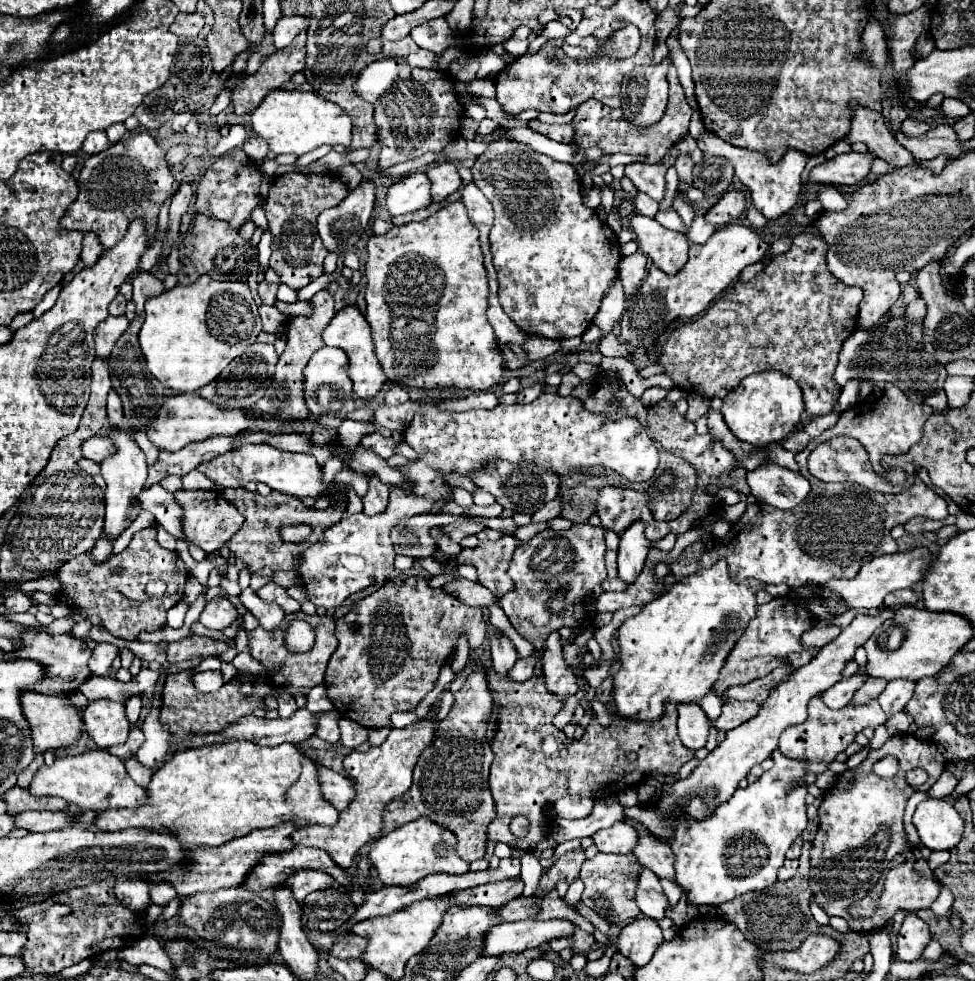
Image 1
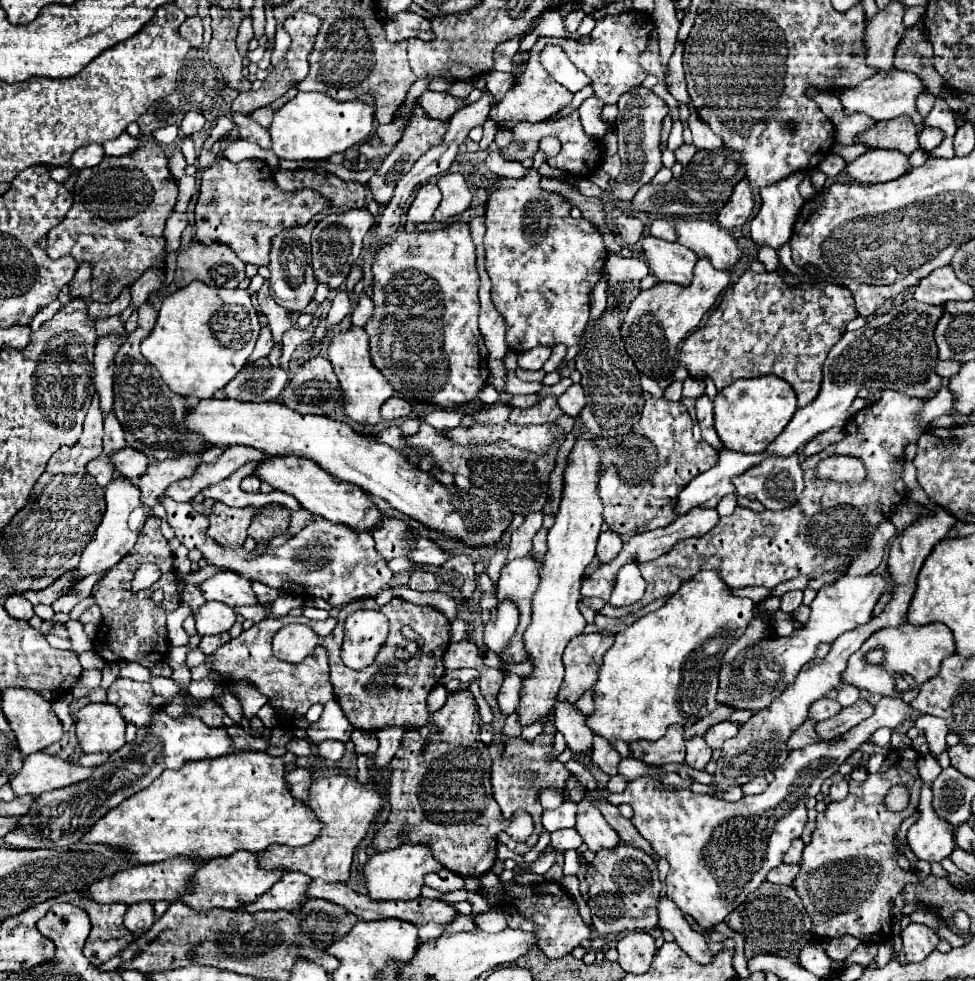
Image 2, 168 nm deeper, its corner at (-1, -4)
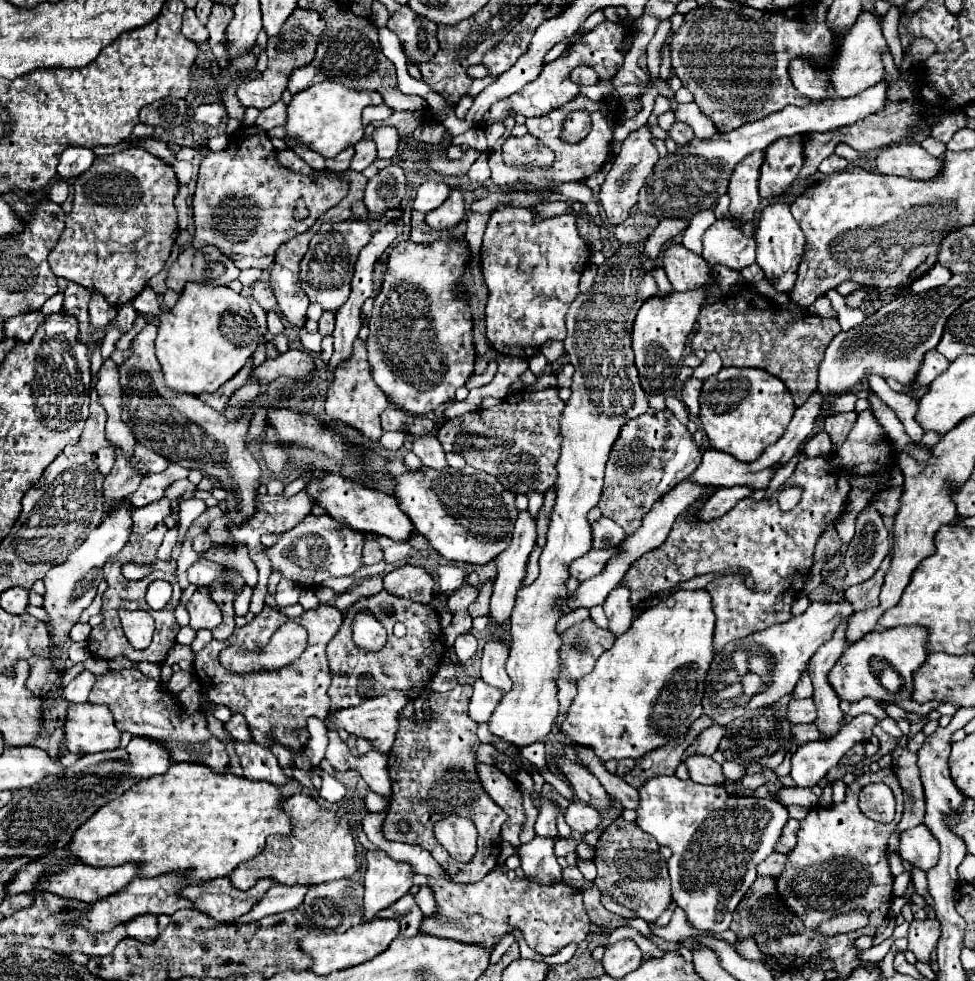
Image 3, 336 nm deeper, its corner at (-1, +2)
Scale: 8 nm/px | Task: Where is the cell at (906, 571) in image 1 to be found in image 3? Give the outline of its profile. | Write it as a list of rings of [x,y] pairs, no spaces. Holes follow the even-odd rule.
[[[846,600],[840,604],[814,602],[804,614],[794,616],[788,622],[774,624],[762,632],[746,636],[744,640],[730,642],[722,652],[714,654],[710,672],[706,674],[706,694],[702,698],[704,716],[710,716],[714,724],[726,726],[734,718],[744,716],[744,710],[770,706],[790,694],[806,672],[808,660],[814,652],[828,642],[834,628],[852,614],[854,610]]]

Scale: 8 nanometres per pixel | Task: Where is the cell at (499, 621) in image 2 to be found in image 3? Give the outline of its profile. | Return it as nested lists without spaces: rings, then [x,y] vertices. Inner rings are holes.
[[[524,510],[518,514],[510,546],[500,556],[496,556],[496,560],[494,560],[498,566],[498,574],[496,574],[494,592],[490,598],[490,618],[496,626],[500,626],[500,624],[504,626],[510,620],[510,612],[514,608],[514,598],[516,598],[516,592],[520,590],[520,584],[526,576],[526,562],[528,562],[528,556],[534,550],[534,546],[536,546],[536,518],[528,510]]]

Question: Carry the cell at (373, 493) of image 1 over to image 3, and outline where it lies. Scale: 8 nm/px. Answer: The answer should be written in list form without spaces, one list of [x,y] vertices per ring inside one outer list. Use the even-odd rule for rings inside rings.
[[[372,536],[366,538],[364,550],[362,550],[362,560],[364,560],[364,564],[376,564],[376,562],[382,560],[382,550]]]

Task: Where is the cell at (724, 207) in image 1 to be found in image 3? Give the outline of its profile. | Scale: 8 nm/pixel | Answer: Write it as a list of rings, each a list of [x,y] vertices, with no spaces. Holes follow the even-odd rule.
[[[752,152],[734,168],[728,184],[730,196],[730,214],[740,222],[752,222],[756,208],[760,204],[758,196],[758,176],[764,162],[764,152]]]

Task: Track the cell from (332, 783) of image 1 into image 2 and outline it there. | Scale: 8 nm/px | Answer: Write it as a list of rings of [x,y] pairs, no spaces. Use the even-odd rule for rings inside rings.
[[[296,766],[290,772],[286,772],[286,782],[290,784],[290,790],[292,790],[294,798],[306,800],[308,794],[310,794],[310,786],[314,782],[312,770],[304,768],[304,766]]]

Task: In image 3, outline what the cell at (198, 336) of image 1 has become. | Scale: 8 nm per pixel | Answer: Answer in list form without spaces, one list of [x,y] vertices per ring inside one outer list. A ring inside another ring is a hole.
[[[188,282],[170,312],[162,312],[156,338],[156,358],[166,384],[176,392],[214,392],[234,378],[258,346],[258,328],[244,296],[228,286]]]

